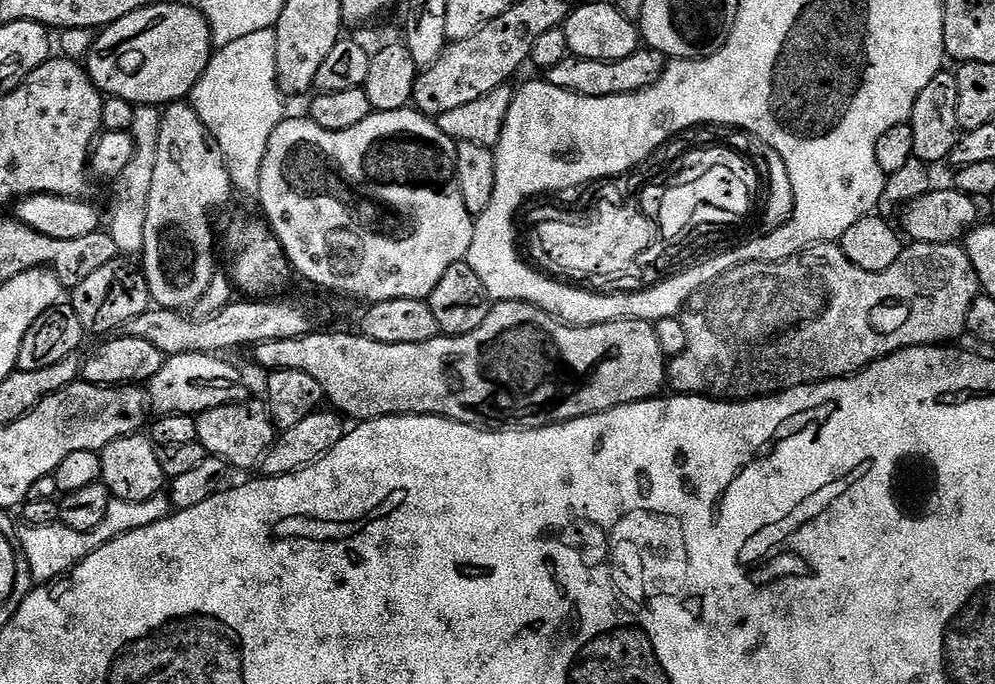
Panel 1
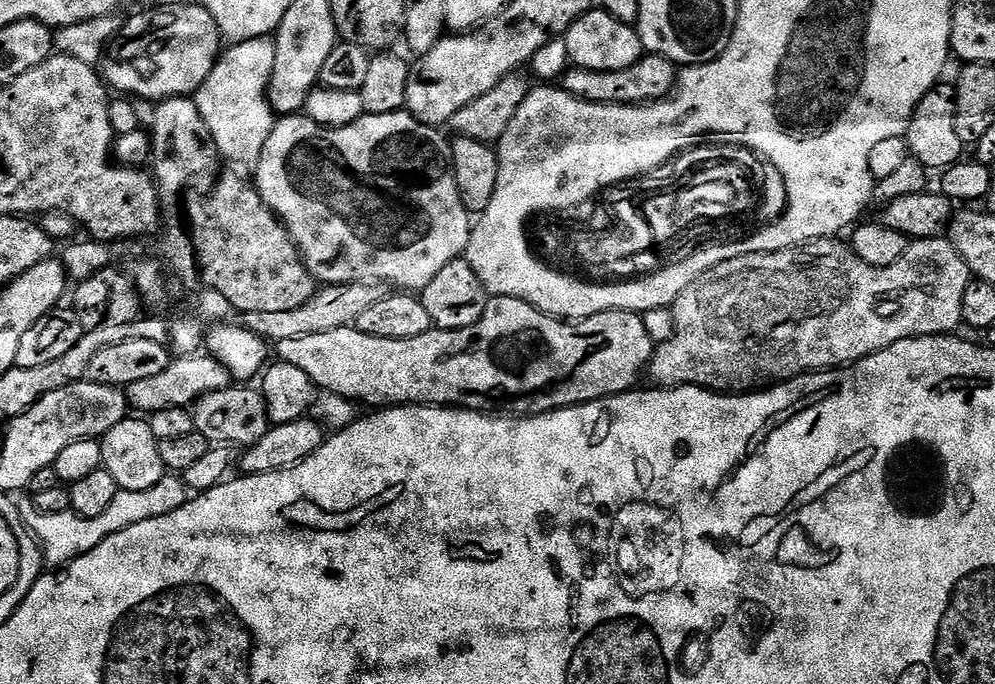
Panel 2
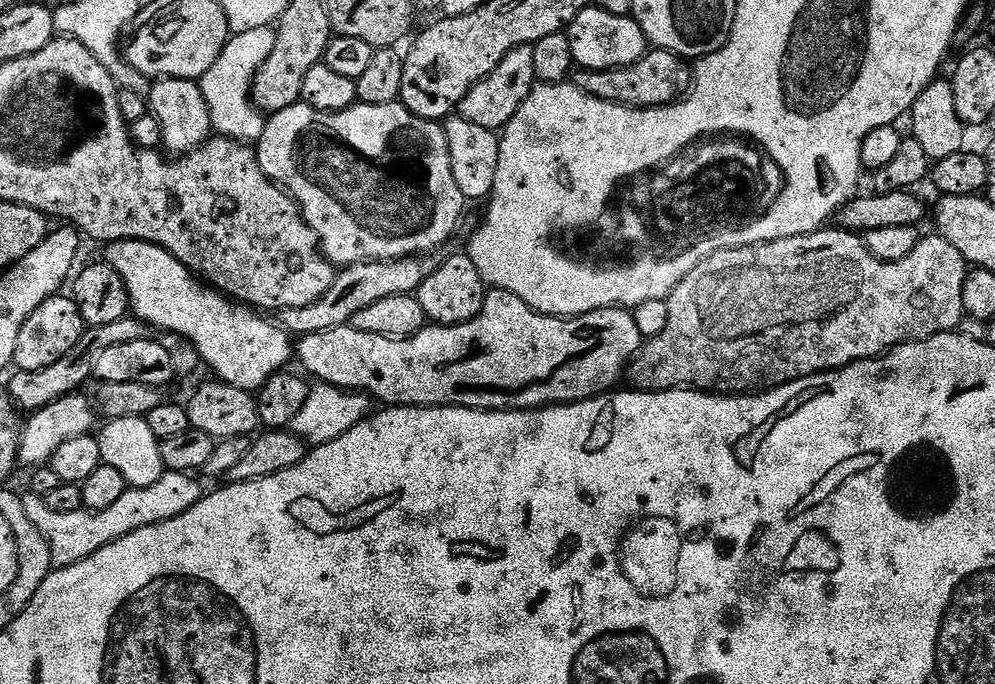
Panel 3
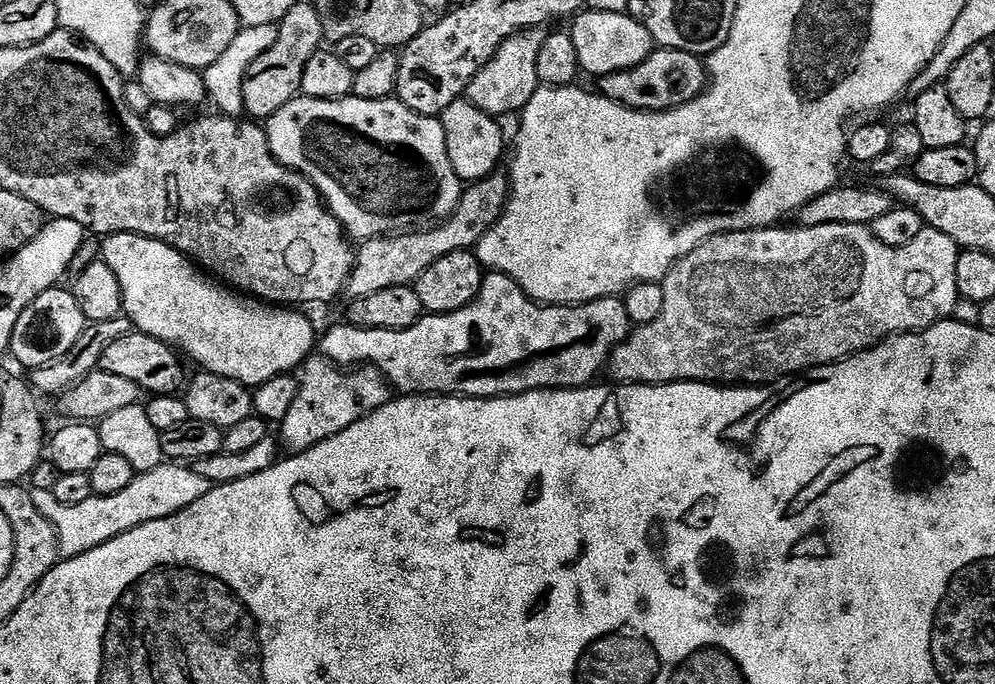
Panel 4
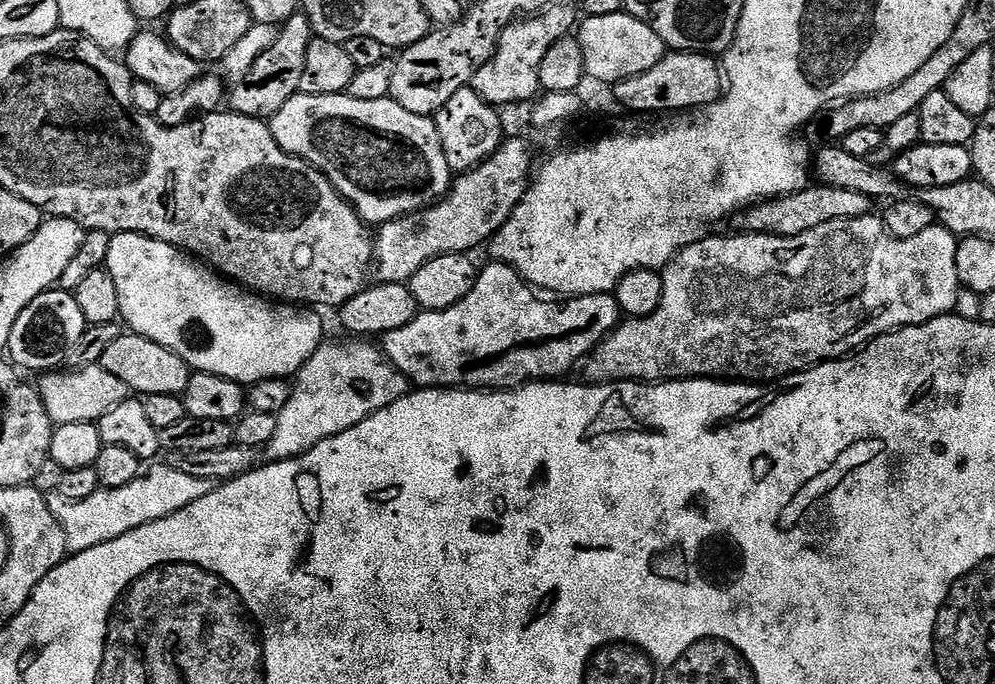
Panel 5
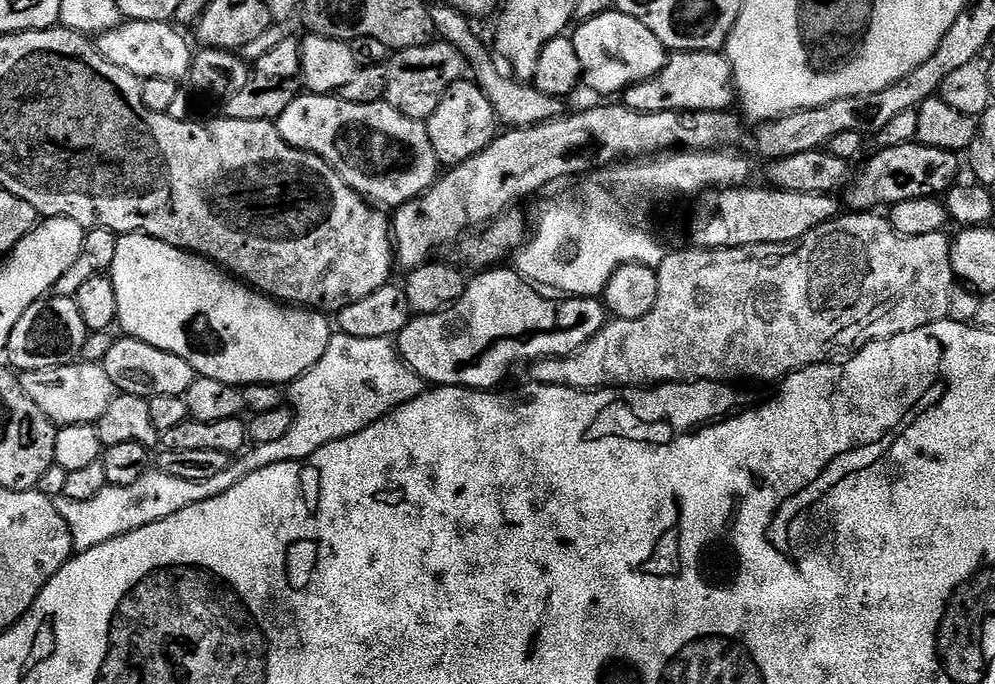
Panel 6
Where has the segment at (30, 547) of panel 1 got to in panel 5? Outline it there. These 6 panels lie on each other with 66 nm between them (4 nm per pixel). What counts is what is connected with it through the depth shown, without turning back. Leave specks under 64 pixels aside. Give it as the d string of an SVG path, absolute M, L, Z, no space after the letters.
M166 462L156 463L151 465L153 468L149 472L147 469L134 482L117 488L99 488L90 494L90 498L82 498L82 502L64 500L60 492L47 493L50 514L54 514L62 530L66 530L69 553L85 552L114 538L122 538L122 534L138 526L146 526L170 514L178 514L178 510L198 502L198 498L206 498L206 494L218 487L217 481L190 478L190 474L182 474L182 470L174 470Z

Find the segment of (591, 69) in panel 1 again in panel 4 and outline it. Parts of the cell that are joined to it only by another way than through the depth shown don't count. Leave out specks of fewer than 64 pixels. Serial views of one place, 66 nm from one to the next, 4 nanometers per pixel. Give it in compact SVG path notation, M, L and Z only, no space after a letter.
M657 47L638 66L601 76L598 84L599 95L613 100L615 104L639 112L665 112L698 98L705 91L706 68L699 56L673 48Z

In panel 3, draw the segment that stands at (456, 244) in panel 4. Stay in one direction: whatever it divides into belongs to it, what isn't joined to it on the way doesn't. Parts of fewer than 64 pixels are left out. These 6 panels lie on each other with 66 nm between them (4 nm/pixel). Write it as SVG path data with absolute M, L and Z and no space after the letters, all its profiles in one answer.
M437 250L431 254L406 256L396 260L362 261L360 264L341 267L335 273L330 290L326 290L318 302L305 308L285 308L279 313L278 323L285 332L300 338L351 325L358 310L366 310L366 306L374 306L374 302L379 302L382 298L390 298L394 294L413 295L420 289L422 282L426 282L426 278L430 278L430 274L442 266L444 257L445 253Z

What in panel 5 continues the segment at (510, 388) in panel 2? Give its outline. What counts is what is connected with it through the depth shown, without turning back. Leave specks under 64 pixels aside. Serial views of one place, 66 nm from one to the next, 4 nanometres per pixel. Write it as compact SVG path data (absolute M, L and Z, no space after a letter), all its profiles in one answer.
M491 263L479 269L474 290L462 302L450 310L421 311L402 330L382 338L384 355L413 385L503 390L533 380L564 378L621 323L622 313L611 292L557 302L538 294L508 264Z

